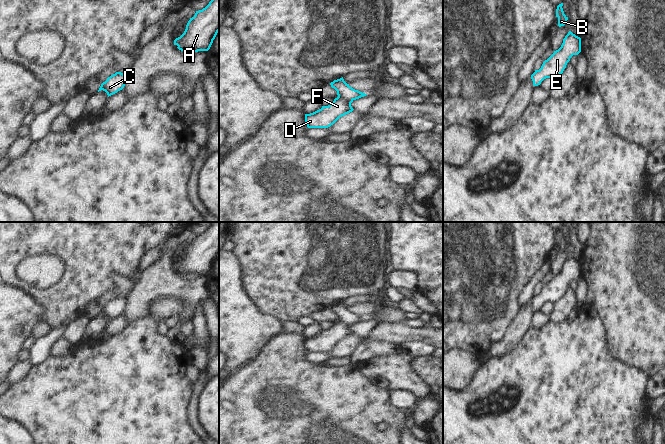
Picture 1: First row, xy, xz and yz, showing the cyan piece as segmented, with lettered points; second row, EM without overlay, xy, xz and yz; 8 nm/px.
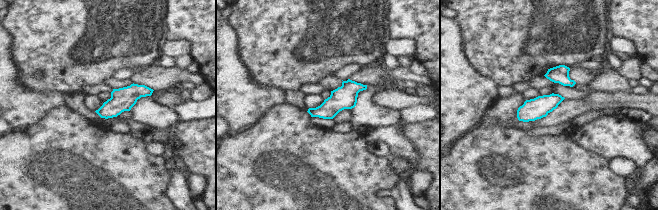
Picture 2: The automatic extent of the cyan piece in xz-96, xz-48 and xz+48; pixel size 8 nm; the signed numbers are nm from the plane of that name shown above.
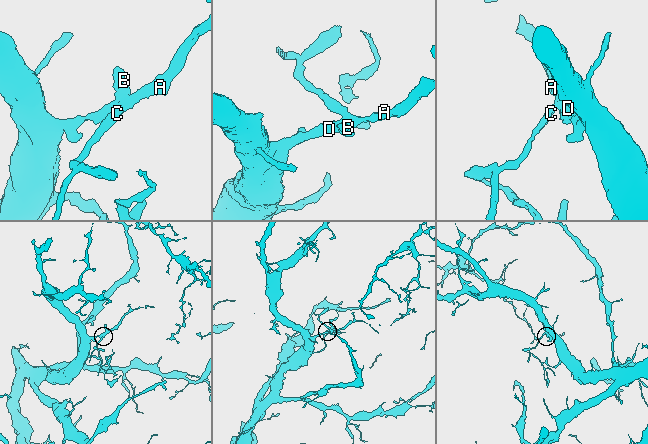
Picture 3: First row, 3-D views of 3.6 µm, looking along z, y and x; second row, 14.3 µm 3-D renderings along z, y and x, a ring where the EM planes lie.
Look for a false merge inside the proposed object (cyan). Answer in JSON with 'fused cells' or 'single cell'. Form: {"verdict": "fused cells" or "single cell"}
{"verdict": "single cell"}

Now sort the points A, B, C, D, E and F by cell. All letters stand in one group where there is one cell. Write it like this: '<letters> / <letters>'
A B C D E F

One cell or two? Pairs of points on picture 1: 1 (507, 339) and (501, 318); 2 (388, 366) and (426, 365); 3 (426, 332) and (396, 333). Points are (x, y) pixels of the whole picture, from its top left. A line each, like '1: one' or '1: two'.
1: two
2: two
3: one

